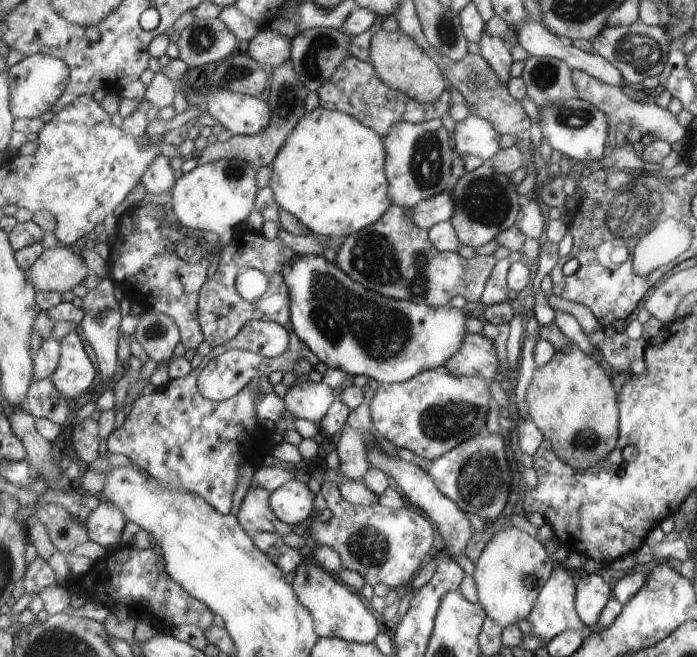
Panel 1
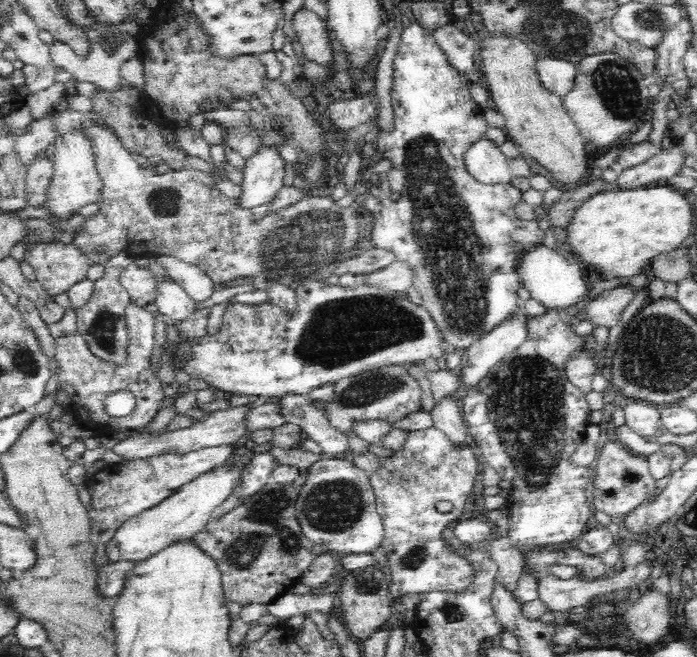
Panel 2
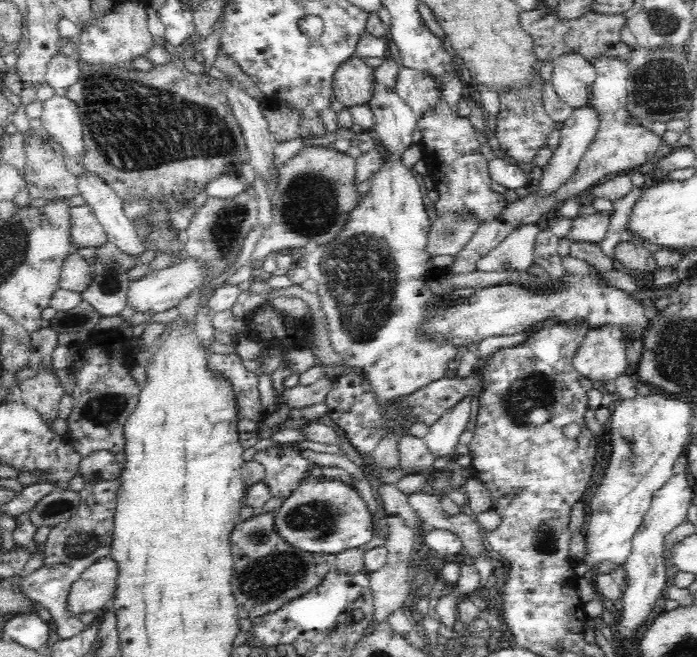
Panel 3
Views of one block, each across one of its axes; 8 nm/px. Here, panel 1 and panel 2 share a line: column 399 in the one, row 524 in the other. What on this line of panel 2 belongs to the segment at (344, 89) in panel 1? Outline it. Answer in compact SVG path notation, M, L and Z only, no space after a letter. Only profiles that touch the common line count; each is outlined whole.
M233 446L210 447L202 448L202 450L195 450L187 452L186 454L158 454L158 456L150 456L150 458L139 458L122 463L110 463L105 465L97 473L88 476L86 486L91 492L92 506L87 508L87 514L91 519L90 541L95 548L98 546L107 545L108 542L115 536L115 533L122 527L124 522L140 516L142 512L160 506L163 500L169 496L176 494L182 486L189 482L195 481L200 475L210 472L220 464L234 456Z

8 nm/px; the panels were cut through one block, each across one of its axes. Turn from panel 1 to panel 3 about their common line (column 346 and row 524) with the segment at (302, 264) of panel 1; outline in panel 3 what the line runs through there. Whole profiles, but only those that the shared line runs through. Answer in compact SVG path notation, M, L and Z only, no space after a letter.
M306 478L275 510L274 531L294 549L315 554L339 554L360 548L374 536L372 514L358 491L340 480Z

